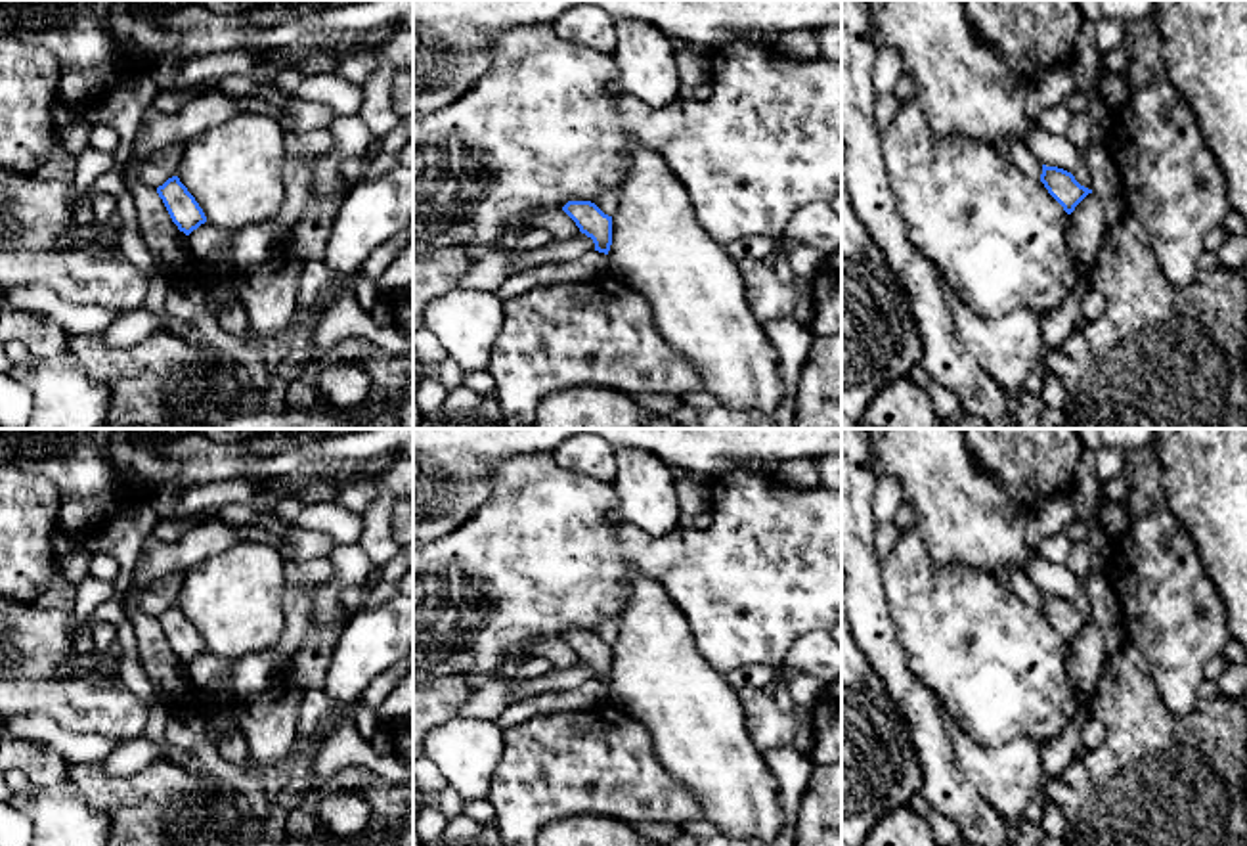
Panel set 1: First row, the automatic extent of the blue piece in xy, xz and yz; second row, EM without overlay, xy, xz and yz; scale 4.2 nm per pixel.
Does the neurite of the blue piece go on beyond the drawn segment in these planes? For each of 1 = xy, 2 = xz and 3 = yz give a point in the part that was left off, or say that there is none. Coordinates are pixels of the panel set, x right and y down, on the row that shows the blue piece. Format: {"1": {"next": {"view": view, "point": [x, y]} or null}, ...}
{"1": {"next": null}, "2": {"next": null}, "3": {"next": null}}

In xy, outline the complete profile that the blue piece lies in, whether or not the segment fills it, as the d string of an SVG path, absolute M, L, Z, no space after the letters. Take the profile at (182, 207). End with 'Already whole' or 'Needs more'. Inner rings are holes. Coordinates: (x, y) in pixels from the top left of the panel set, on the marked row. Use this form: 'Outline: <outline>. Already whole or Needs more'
Outline: M172 176L163 186L159 186L157 193L163 199L172 222L186 235L207 222L203 209L178 176Z. Already whole

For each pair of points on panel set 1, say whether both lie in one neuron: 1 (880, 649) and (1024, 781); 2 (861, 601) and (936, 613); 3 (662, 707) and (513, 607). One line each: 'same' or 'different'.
1: different
2: different
3: different

